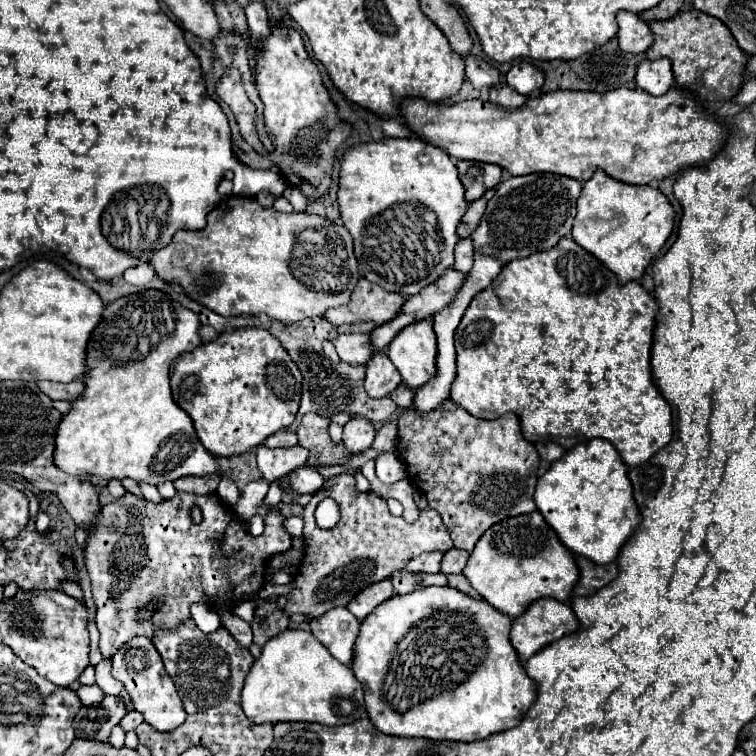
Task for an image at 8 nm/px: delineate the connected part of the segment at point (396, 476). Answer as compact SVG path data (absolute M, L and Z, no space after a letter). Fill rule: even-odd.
M395 450L381 452L381 454L375 458L375 470L377 470L377 478L379 478L381 482L385 482L385 484L395 484L395 482L407 478L403 460L397 456Z

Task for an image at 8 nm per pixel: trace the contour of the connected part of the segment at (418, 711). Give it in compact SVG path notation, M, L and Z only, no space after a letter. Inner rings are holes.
M429 586L429 588L419 588L419 590L415 590L415 592L411 592L411 594L405 594L405 596L391 596L391 598L389 598L389 600L387 600L387 602L385 602L385 604L381 604L381 608L375 608L375 610L373 610L373 612L371 612L371 614L369 614L369 616L365 616L365 620L361 620L361 632L359 632L359 636L357 636L357 644L355 644L355 656L353 656L353 664L351 664L351 670L353 670L353 674L355 674L355 676L357 676L357 680L359 680L359 682L361 682L361 684L363 684L363 692L365 692L365 708L367 708L367 714L369 714L369 720L371 720L371 724L373 724L373 726L375 726L375 728L377 728L377 730L379 730L379 732L385 732L385 734L389 734L389 736L403 736L403 738L429 738L429 740L449 740L449 742L475 742L475 740L483 740L483 738L487 738L487 736L491 736L491 734L497 734L497 732L501 732L501 730L509 730L509 728L513 728L513 726L517 726L517 724L519 724L519 722L521 722L521 720L523 720L523 716L525 716L525 712L527 712L527 710L529 710L529 708L531 708L531 704L533 704L533 702L535 702L535 696L537 696L537 688L535 688L535 686L533 686L533 680L531 680L531 678L529 678L529 676L527 676L527 674L525 674L525 670L523 670L523 666L521 666L521 662L519 662L519 658L517 658L517 654L515 654L515 650L513 650L513 646L511 646L511 642L509 642L509 632L511 632L511 618L507 618L507 616L505 616L505 614L501 614L501 612L499 612L499 610L495 610L495 608L491 608L491 604L487 604L487 602L485 602L485 600L473 600L473 598L469 598L469 596L465 596L465 594L463 594L463 592L459 592L459 590L455 590L455 588L449 588L449 586L443 586L443 588L439 588L439 586ZM409 632L415 632L415 634L417 634L417 636L415 636L415 638L413 638L413 640L409 640L409 646L407 646L407 648L405 648L405 652L397 652L397 644L399 644L399 642L401 642L401 640L403 640L403 638L405 638L405 636L407 636L407 634L409 634Z

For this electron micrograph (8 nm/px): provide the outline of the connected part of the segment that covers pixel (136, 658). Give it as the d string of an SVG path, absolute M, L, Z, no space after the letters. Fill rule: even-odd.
M135 636L133 640L125 642L115 654L113 654L113 670L111 676L123 684L123 688L129 692L133 710L143 714L143 720L153 726L159 732L171 732L173 728L181 726L187 718L181 698L173 686L173 680L163 668L161 656L151 644L149 638Z

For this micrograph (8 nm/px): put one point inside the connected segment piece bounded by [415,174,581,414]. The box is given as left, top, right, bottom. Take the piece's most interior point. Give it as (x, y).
(531, 213)

